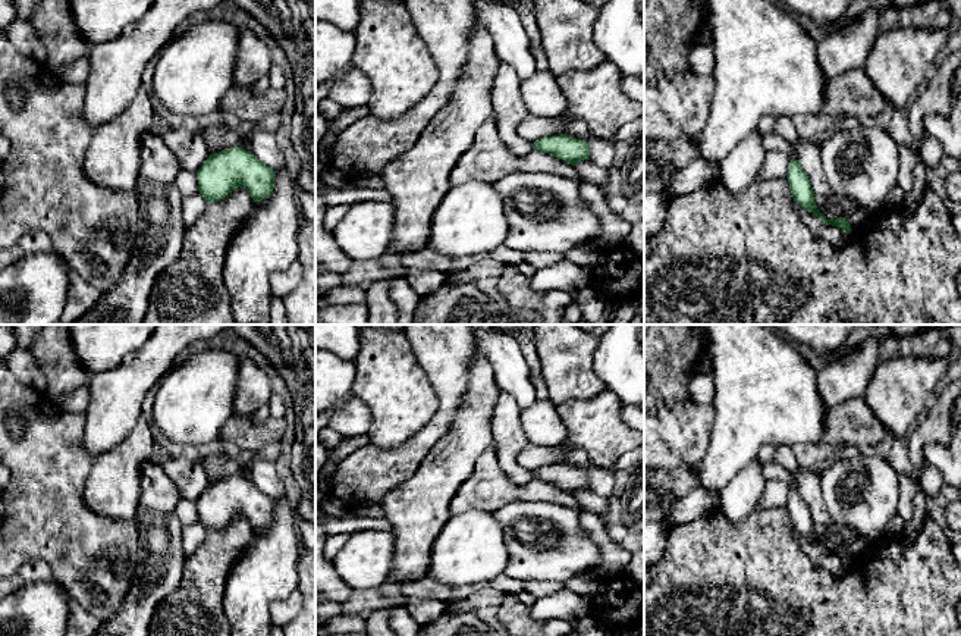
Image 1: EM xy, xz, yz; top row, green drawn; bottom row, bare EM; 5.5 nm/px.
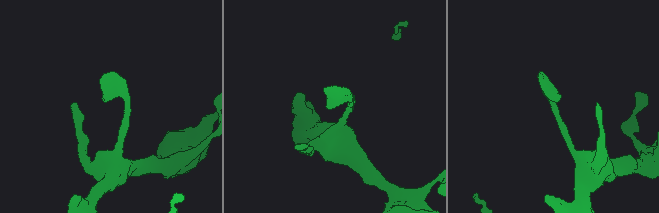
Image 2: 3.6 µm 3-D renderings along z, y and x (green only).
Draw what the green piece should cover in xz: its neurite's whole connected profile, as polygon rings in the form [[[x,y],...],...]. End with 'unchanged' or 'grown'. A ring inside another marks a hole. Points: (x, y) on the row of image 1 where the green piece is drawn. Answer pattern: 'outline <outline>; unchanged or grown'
outline [[[566,134],[543,137],[534,141],[534,151],[547,153],[572,166],[581,160],[590,160],[588,142]]]; unchanged

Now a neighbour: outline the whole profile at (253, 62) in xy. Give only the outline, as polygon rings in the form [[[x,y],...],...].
[[[241,29],[235,62],[235,84],[246,88],[268,73],[271,53],[266,43],[249,29]]]

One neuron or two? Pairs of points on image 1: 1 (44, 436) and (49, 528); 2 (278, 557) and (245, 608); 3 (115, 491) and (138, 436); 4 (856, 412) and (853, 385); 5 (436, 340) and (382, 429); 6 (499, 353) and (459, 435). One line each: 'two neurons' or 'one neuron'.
1: one neuron
2: one neuron
3: one neuron
4: two neurons
5: two neurons
6: two neurons

